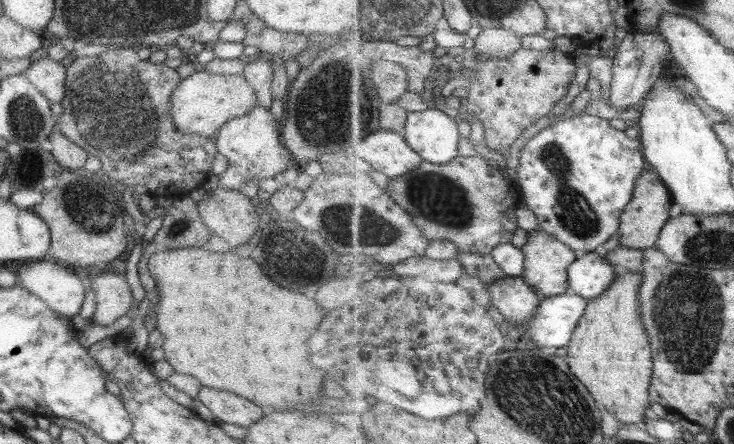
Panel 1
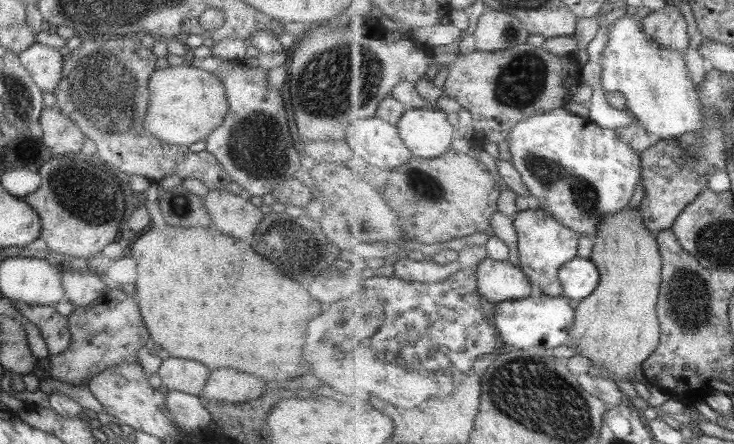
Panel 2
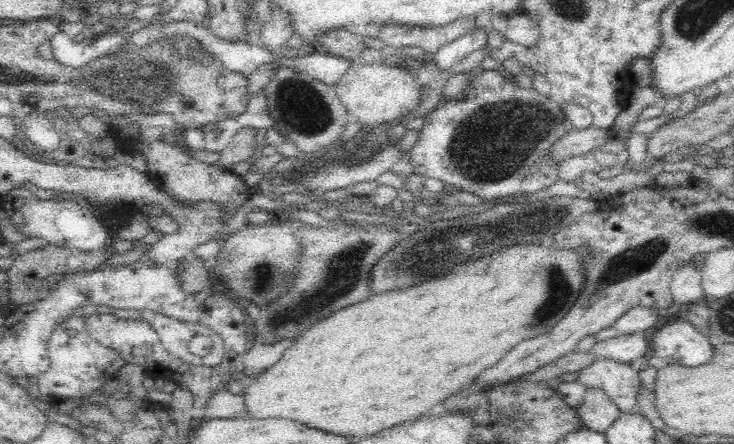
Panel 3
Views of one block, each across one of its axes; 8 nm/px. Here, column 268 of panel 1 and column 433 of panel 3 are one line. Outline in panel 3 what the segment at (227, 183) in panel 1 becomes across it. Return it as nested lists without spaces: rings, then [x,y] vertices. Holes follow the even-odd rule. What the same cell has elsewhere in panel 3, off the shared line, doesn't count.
[[[485,70],[476,75],[460,96],[442,100],[426,117],[419,139],[409,151],[413,172],[481,196],[486,203],[516,193],[530,194],[548,190],[560,178],[558,162],[551,154],[547,154],[547,150],[556,140],[574,129],[566,120],[564,105],[559,106],[551,97],[538,93],[533,87],[521,88],[516,82],[506,81],[498,70]]]

